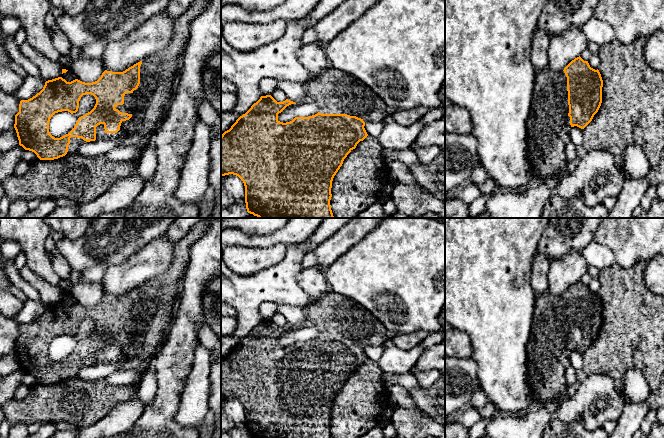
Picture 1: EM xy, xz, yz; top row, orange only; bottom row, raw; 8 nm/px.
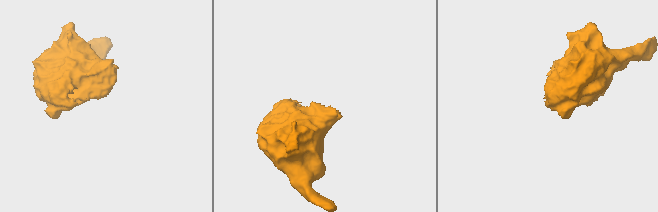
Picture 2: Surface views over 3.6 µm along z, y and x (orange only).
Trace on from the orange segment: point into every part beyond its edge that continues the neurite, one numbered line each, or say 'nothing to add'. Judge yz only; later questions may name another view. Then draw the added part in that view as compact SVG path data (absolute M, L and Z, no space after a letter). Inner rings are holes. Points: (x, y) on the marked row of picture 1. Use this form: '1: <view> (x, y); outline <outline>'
1: yz (548, 124); outline M548 66L536 74L527 121L528 159L537 181L561 177L566 170L566 143L570 141L570 117L568 105L567 77L563 70L553 71Z

